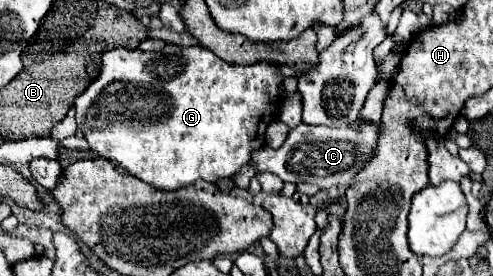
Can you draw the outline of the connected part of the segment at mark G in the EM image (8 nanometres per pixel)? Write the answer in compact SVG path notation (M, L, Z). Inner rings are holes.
M167 44L163 50L159 52L141 52L141 50L127 50L127 48L111 48L111 50L103 50L101 54L101 70L99 76L85 88L85 92L81 92L75 98L75 118L77 118L77 126L83 132L85 140L89 142L91 150L97 152L99 156L117 162L123 170L127 170L129 174L141 178L143 182L161 188L161 190L177 190L181 186L189 186L195 180L203 178L207 182L217 182L221 178L229 178L233 176L243 164L249 162L249 156L253 150L259 150L265 144L265 130L269 126L269 122L277 116L277 108L281 102L279 96L279 84L281 84L281 76L277 72L275 64L253 64L253 66L237 66L237 64L229 64L223 62L221 58L217 58L213 52L209 52L203 46L177 46L177 44ZM157 92L157 100L151 100L151 96ZM121 110L133 110L133 122L125 122L125 116Z

